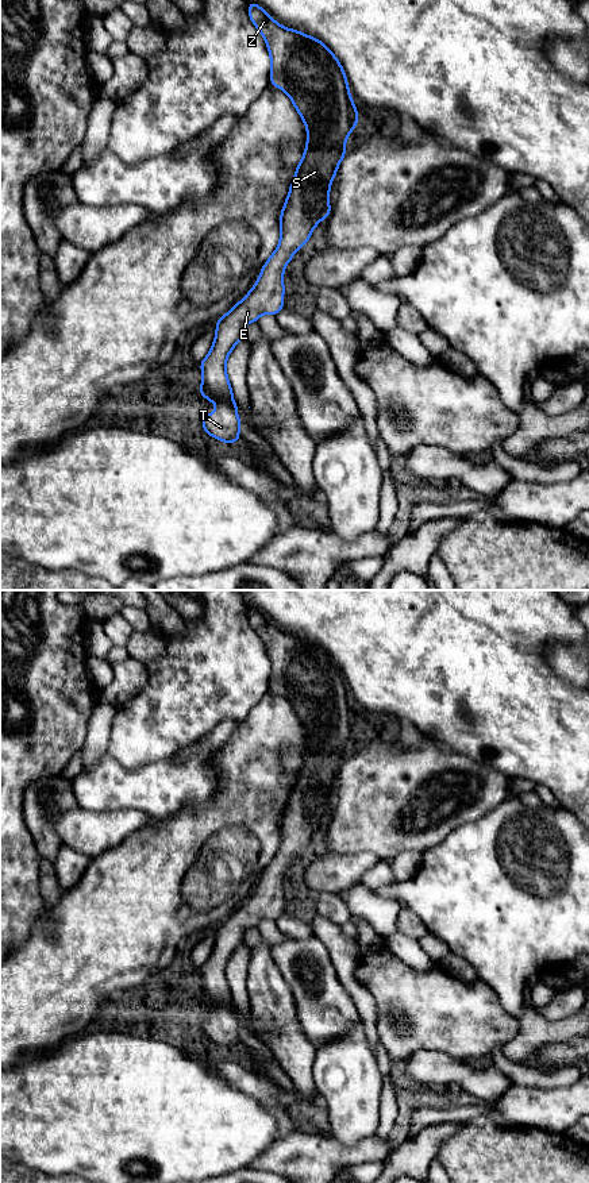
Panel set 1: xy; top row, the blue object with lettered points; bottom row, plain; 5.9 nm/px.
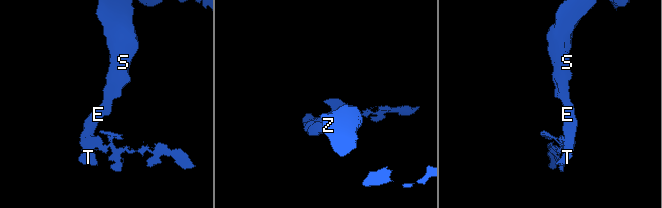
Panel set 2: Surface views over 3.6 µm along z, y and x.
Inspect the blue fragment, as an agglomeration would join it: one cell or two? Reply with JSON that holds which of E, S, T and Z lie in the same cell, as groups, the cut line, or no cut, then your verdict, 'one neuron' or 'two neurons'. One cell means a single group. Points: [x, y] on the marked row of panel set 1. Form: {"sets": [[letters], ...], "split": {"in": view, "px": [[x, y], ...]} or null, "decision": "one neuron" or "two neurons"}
{"sets": [["E", "S", "T", "Z"]], "split": null, "decision": "one neuron"}

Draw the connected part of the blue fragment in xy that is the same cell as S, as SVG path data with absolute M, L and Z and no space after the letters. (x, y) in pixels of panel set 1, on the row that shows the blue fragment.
M249 1L249 16L262 34L270 54L272 86L281 88L292 100L307 127L307 146L294 172L288 197L280 215L280 243L265 262L251 290L216 321L216 335L209 354L201 361L203 398L217 408L203 417L204 431L215 439L234 443L240 439L239 409L234 402L226 362L235 344L245 338L245 327L262 315L277 315L284 308L284 270L294 253L309 240L312 230L331 213L330 188L344 154L346 139L358 124L358 112L351 99L344 70L334 53L319 39L278 24L266 11Z

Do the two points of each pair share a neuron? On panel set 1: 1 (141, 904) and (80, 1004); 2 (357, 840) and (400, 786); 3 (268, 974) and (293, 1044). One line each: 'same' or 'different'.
1: same
2: same
3: same

